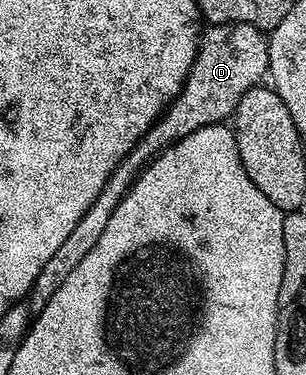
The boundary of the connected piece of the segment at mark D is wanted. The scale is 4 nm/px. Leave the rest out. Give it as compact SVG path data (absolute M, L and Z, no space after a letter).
M219 23L210 26L202 34L201 42L197 45L197 56L187 73L181 92L169 102L161 116L151 125L151 129L147 129L147 133L139 137L127 157L123 157L123 161L115 165L111 177L107 177L107 182L103 184L99 197L91 201L91 209L87 209L83 217L79 217L75 229L71 229L63 245L59 245L58 251L47 260L47 265L39 269L39 277L33 282L33 288L27 295L28 306L34 312L45 308L55 289L59 289L59 285L67 281L71 269L75 269L75 265L79 265L79 261L83 261L83 257L87 257L87 253L95 249L95 241L99 241L107 221L111 221L111 213L115 213L119 201L147 164L183 137L195 133L195 129L203 129L216 123L224 124L234 114L243 95L266 78L268 69L269 41L266 32L257 27L249 23Z

